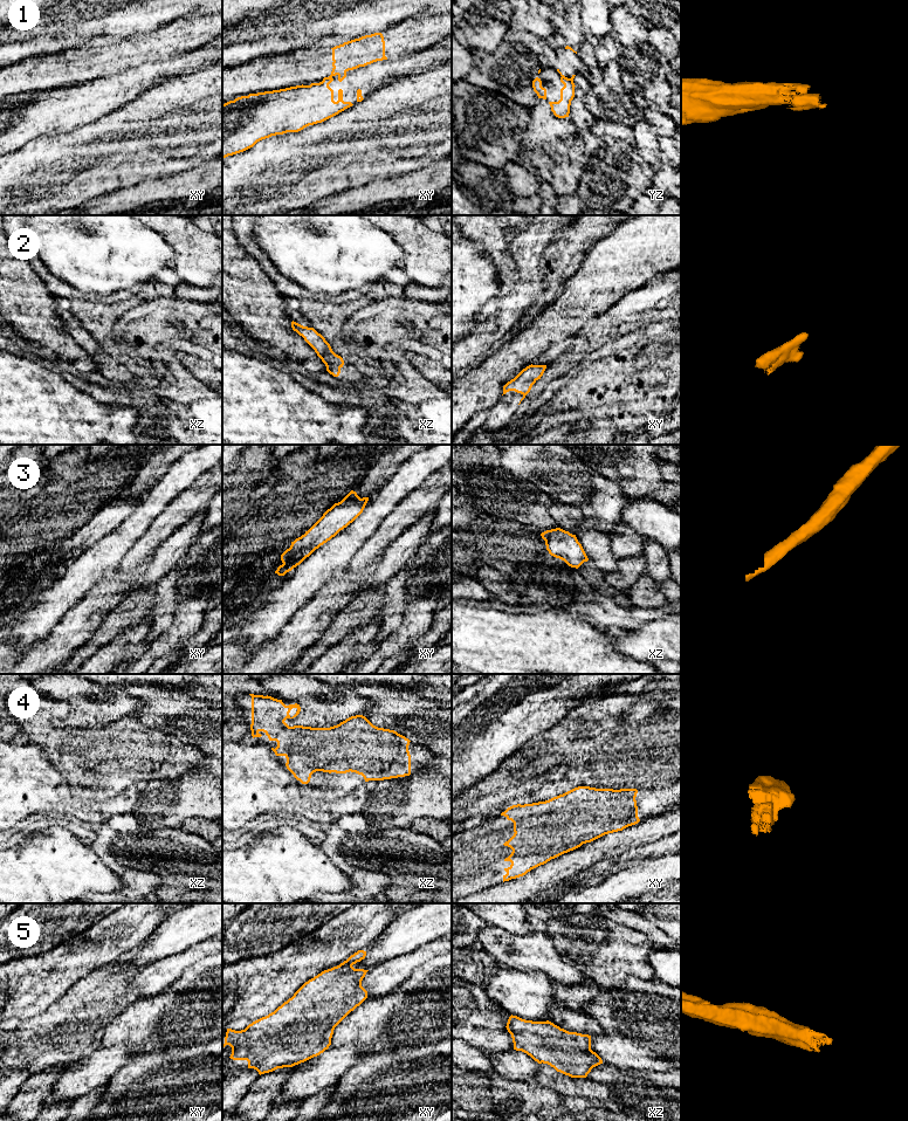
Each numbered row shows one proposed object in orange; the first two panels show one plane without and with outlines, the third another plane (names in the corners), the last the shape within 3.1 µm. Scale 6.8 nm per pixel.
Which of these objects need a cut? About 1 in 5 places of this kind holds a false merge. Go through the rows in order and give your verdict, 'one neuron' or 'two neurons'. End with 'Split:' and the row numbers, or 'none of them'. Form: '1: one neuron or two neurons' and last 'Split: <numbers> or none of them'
1: two neurons
2: one neuron
3: one neuron
4: one neuron
5: one neuron
Split: 1

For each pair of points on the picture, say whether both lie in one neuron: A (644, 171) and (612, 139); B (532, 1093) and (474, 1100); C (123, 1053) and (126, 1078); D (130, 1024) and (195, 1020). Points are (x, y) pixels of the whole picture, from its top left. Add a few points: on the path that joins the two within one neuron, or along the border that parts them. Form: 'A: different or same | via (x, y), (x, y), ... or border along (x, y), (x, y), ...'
A: same | via (635, 163), (620, 148)
B: same | via (518, 1097), (488, 1097)
C: different | border along (133, 1058), (107, 1085)
D: same | via (146, 1019), (160, 1016), (179, 1016)

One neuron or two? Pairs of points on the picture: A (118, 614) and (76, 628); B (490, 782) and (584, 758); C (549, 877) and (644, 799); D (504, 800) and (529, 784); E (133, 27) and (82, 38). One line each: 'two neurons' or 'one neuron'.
A: two neurons
B: one neuron
C: two neurons
D: one neuron
E: one neuron

